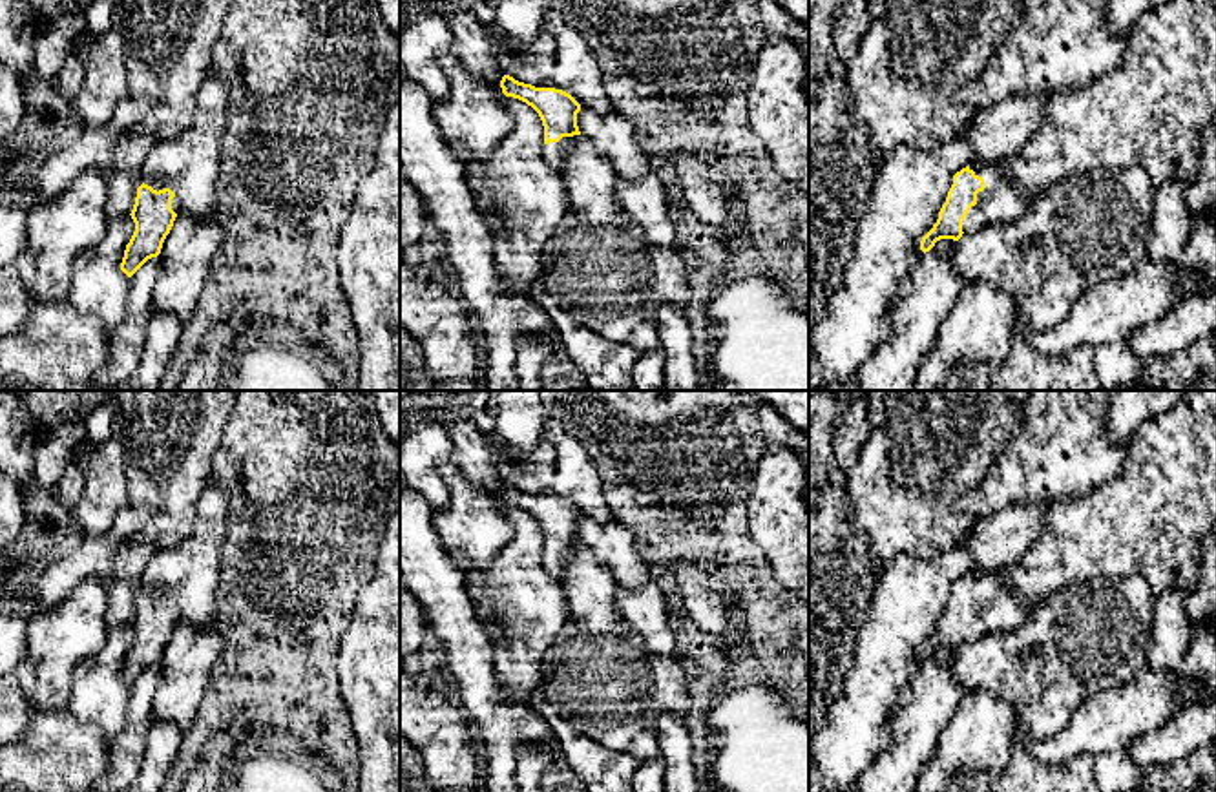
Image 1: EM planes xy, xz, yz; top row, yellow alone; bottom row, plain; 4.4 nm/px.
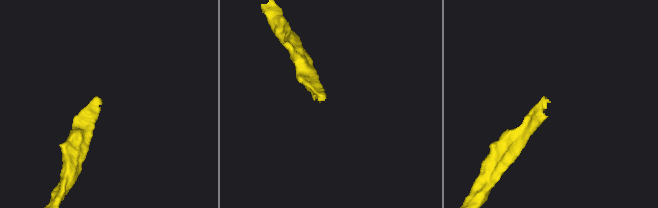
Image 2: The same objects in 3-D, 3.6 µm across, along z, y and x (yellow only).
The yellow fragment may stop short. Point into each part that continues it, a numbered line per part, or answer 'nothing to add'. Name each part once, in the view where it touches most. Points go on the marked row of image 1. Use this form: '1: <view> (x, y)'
1: yz (999, 201)

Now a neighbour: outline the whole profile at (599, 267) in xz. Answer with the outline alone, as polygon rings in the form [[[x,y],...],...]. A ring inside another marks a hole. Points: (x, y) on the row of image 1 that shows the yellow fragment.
[[[573,135],[564,146],[561,173],[570,192],[570,208],[542,245],[540,283],[557,308],[595,334],[624,343],[639,354],[661,350],[655,310],[661,303],[685,310],[690,290],[685,263],[674,248],[654,245],[617,201],[619,175],[593,144]]]

